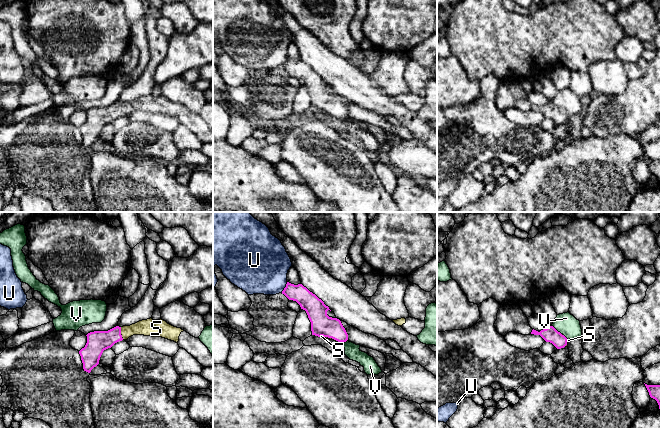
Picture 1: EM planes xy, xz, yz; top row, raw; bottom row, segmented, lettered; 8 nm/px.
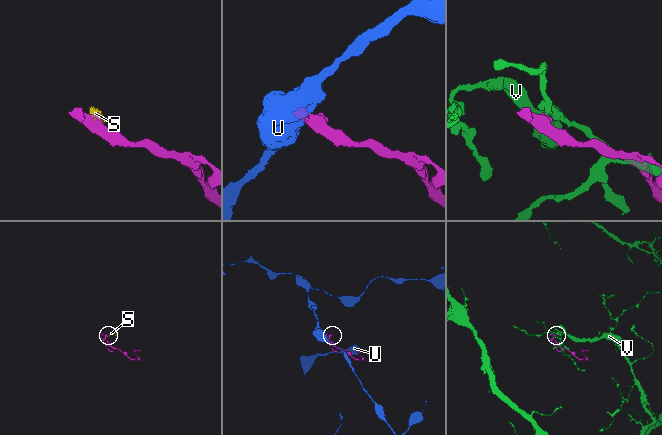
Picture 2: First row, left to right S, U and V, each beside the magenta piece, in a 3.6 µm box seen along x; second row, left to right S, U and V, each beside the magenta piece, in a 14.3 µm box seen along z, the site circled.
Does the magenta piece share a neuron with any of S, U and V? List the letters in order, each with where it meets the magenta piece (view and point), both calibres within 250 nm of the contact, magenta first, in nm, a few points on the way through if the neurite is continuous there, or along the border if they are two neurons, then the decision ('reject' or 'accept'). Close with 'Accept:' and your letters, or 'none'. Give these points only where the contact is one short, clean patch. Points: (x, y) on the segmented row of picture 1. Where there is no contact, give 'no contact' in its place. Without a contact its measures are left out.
S: contact xy (120, 333); calibres 170 and 140 nm; way xy (98, 341), (120, 333), (149, 327); accept
U: contact xz (285, 287); calibres 150 and 420 nm; border xz (287, 282), (281, 292); reject
V: contact yz (556, 330); calibres 120 and 170 nm; reject
Accept: S

